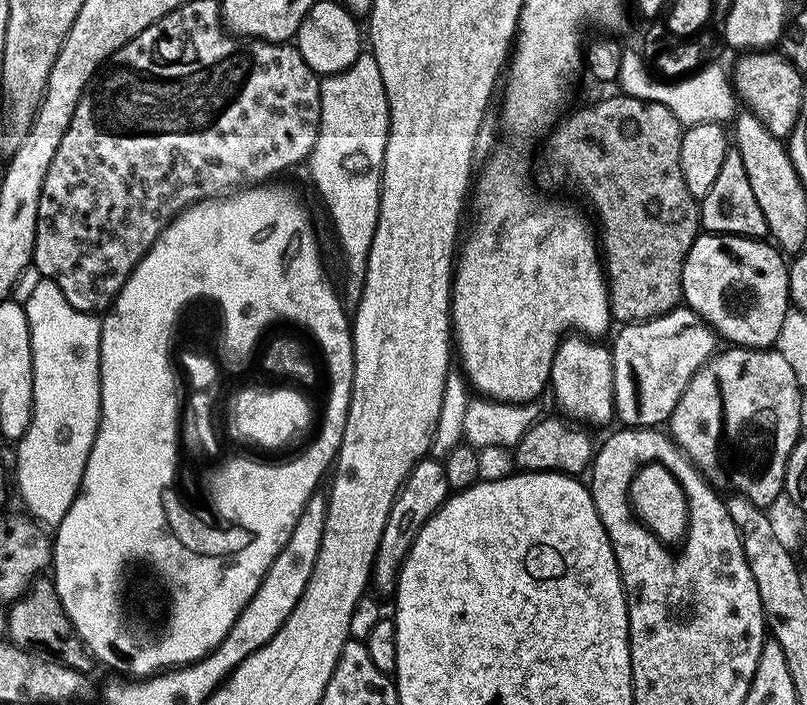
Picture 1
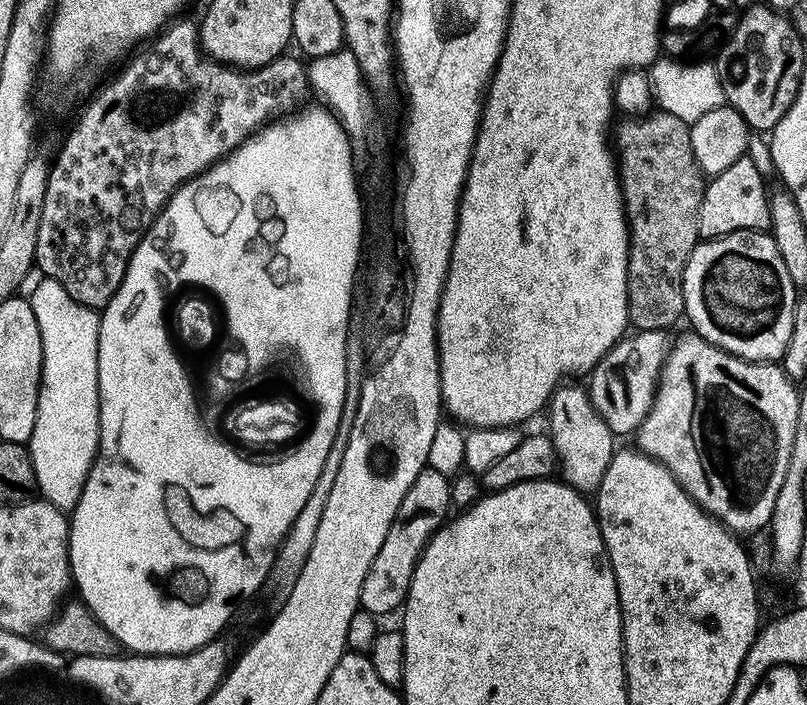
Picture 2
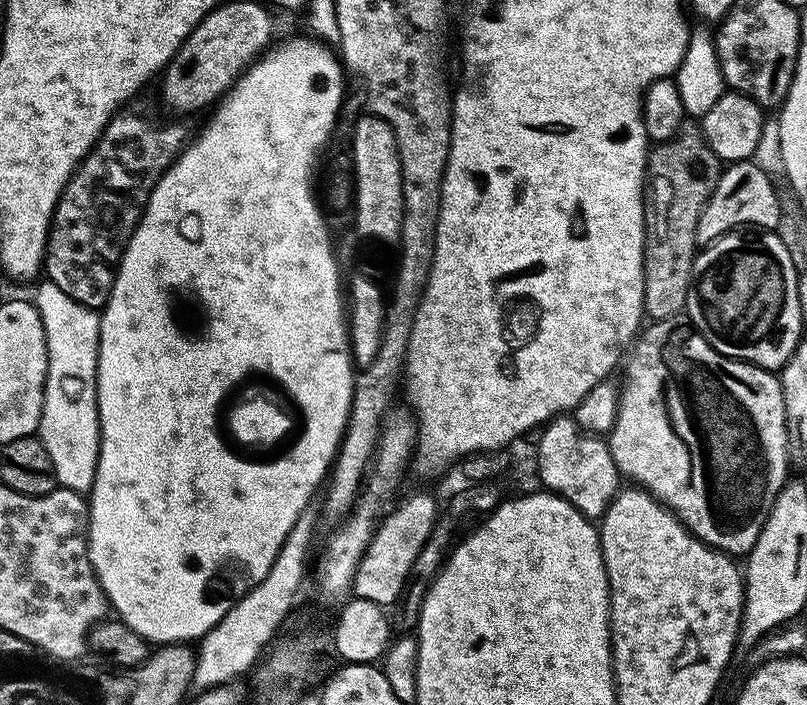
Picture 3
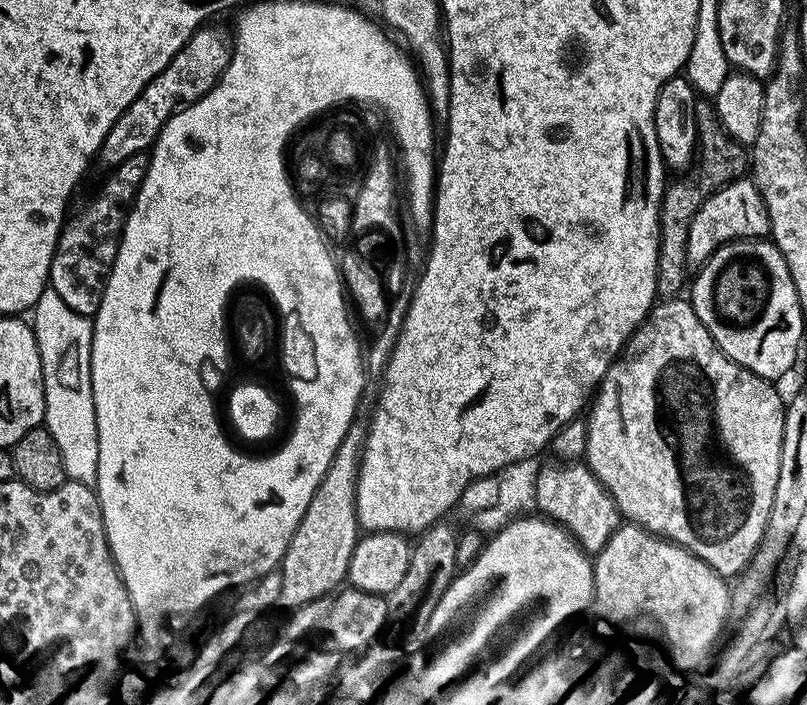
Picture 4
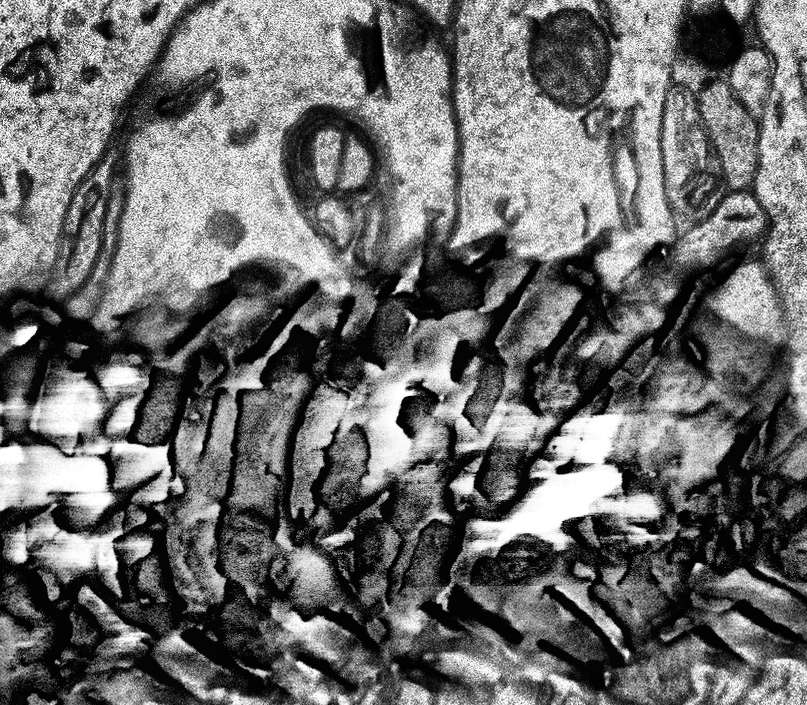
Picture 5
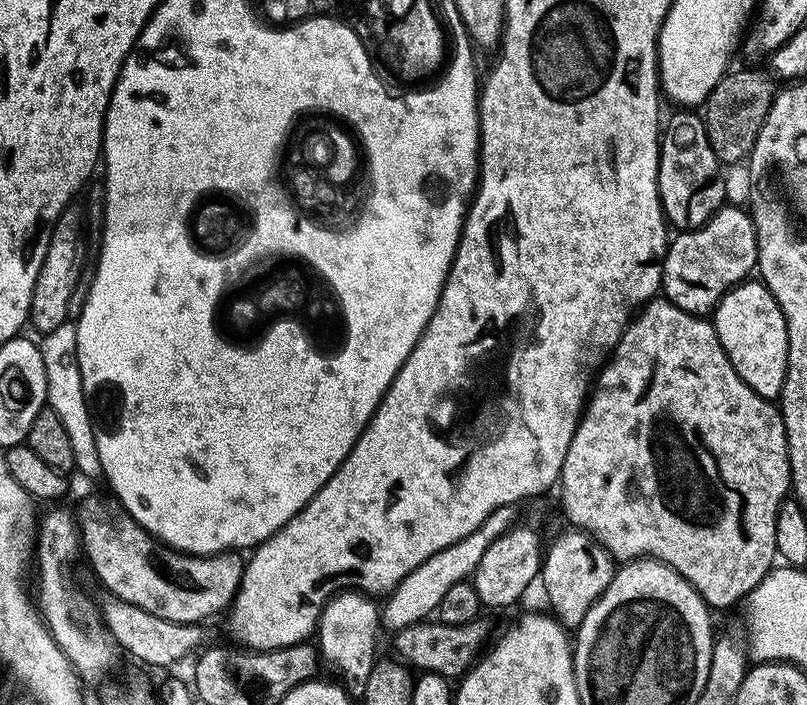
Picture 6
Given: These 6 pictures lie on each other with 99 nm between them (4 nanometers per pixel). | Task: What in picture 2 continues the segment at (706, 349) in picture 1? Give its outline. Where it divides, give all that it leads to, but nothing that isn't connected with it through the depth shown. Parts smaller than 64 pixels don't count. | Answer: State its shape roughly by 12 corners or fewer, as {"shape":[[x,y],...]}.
{"shape":[[665,331],[631,333],[586,384],[615,437],[648,416],[670,347]]}

